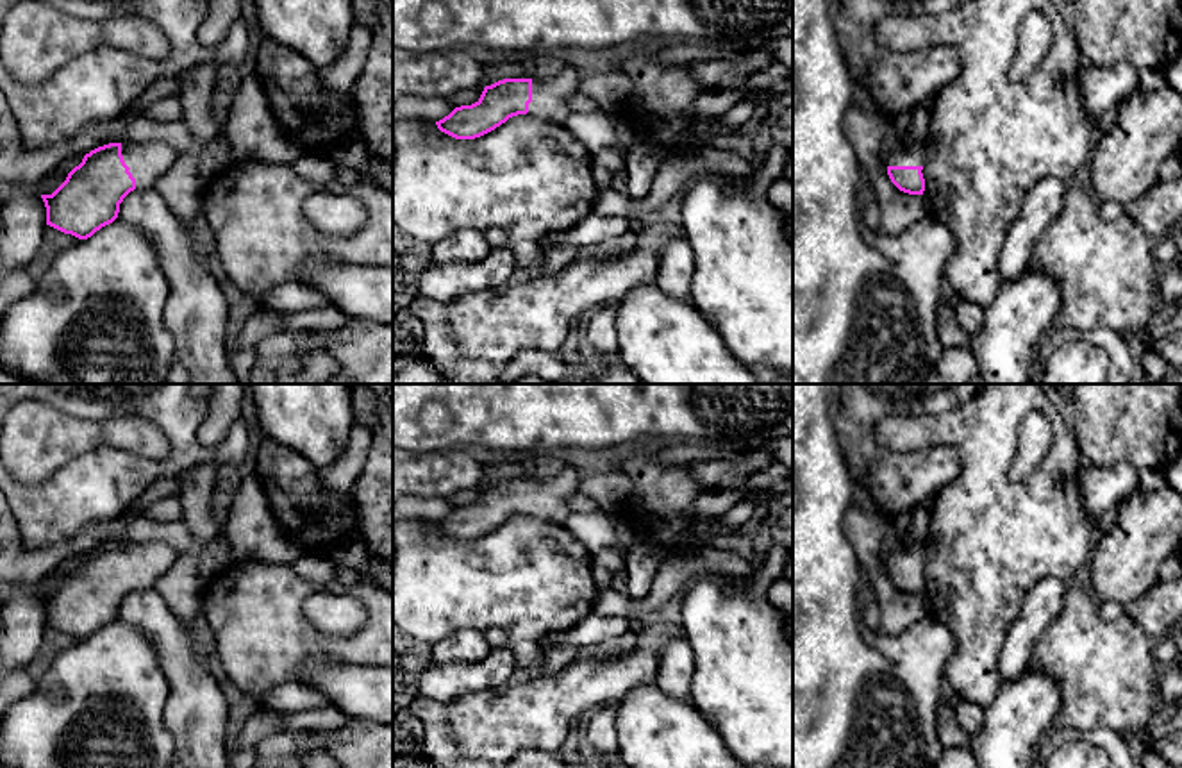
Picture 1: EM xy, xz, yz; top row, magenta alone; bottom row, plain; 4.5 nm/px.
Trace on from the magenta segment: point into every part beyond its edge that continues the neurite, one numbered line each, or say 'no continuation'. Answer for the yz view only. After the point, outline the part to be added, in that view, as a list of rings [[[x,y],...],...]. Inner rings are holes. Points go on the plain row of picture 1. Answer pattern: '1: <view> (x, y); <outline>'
1: yz (909, 554); [[[921,543],[896,545],[884,563],[886,566],[923,566],[925,564],[923,545]]]

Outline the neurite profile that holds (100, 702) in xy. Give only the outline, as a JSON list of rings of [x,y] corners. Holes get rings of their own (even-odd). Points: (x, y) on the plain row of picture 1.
[[[109,623],[50,663],[30,697],[9,705],[0,723],[0,768],[171,768],[177,745],[162,723],[170,684],[143,630]]]

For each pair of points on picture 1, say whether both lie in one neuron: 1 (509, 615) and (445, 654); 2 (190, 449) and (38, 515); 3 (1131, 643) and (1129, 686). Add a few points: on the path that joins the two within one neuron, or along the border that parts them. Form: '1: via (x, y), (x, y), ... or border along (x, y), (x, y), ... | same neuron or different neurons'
1: border along (482, 631), (456, 629), (440, 642) | different neurons
2: via (152, 470), (124, 484), (99, 509), (75, 513) | same neuron
3: via (1129, 654), (1129, 676) | same neuron

